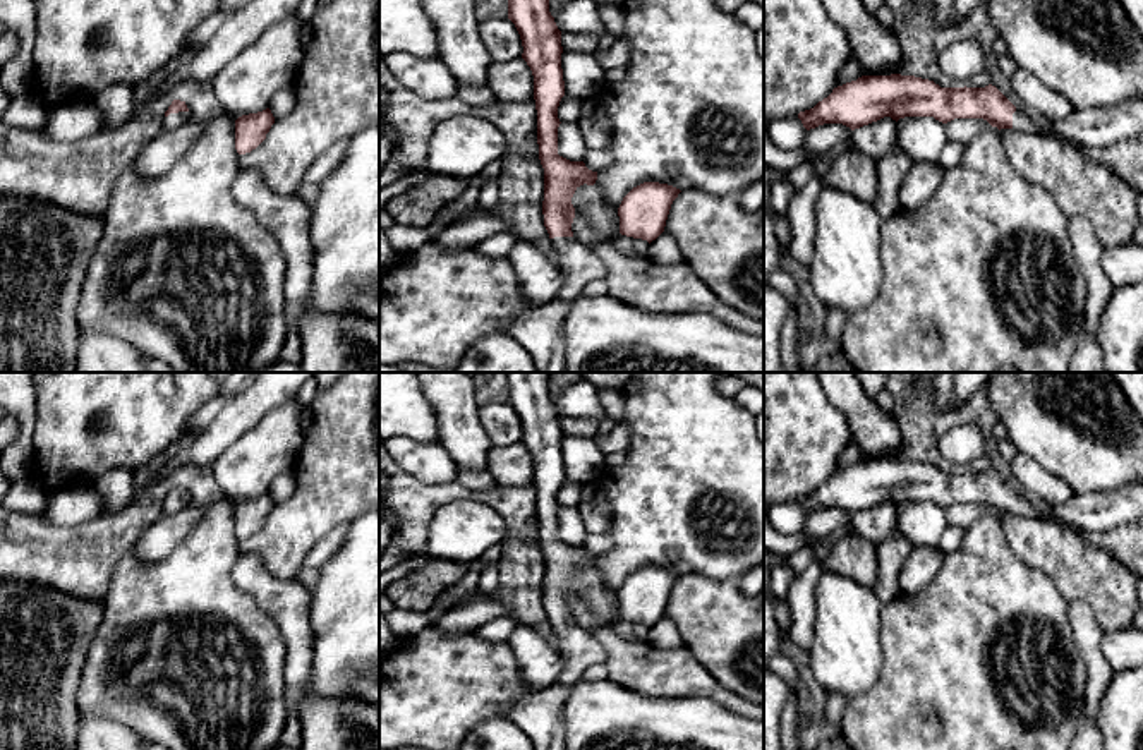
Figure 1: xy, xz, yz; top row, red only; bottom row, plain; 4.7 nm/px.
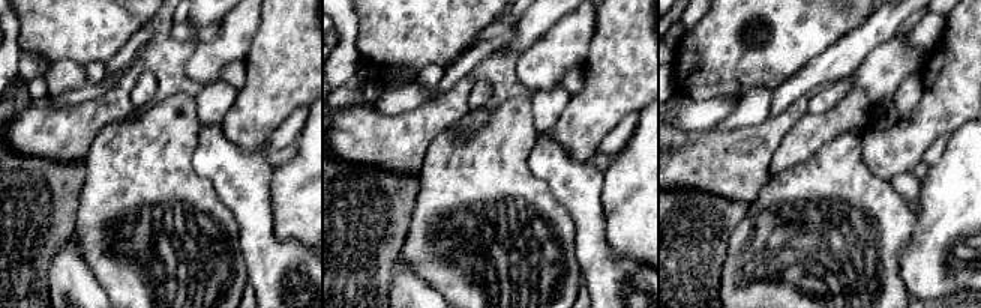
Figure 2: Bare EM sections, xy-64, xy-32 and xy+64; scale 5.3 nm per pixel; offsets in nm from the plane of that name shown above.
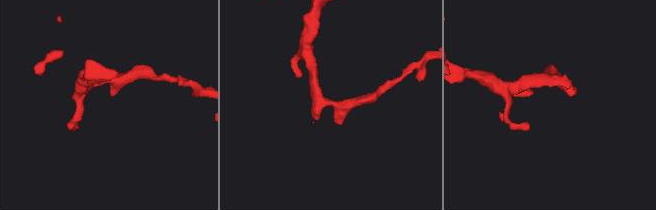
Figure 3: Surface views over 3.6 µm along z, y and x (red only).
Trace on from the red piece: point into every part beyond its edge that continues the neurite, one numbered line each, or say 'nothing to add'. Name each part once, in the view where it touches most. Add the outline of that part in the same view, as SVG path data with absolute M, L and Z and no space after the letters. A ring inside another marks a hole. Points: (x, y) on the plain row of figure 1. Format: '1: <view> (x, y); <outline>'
1: xy (174, 505); M190 496L170 498L163 503L165 513L177 513L190 506Z

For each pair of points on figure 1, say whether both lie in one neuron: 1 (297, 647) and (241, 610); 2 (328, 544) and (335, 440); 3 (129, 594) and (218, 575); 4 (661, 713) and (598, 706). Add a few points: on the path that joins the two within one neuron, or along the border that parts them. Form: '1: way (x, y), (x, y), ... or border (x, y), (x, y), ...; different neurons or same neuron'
1: border (258, 604), (277, 625), (285, 646), (282, 678); different neurons
2: border (347, 524), (326, 532), (302, 565); different neurons
3: way (151, 594), (187, 594), (196, 586); same neuron
4: way (646, 713), (613, 713); same neuron

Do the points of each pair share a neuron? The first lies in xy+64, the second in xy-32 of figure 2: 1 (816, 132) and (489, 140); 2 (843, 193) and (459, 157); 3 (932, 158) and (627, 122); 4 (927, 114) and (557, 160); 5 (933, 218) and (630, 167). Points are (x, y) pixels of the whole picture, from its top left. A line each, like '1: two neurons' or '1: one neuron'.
1: two neurons
2: one neuron
3: one neuron
4: two neurons
5: one neuron

